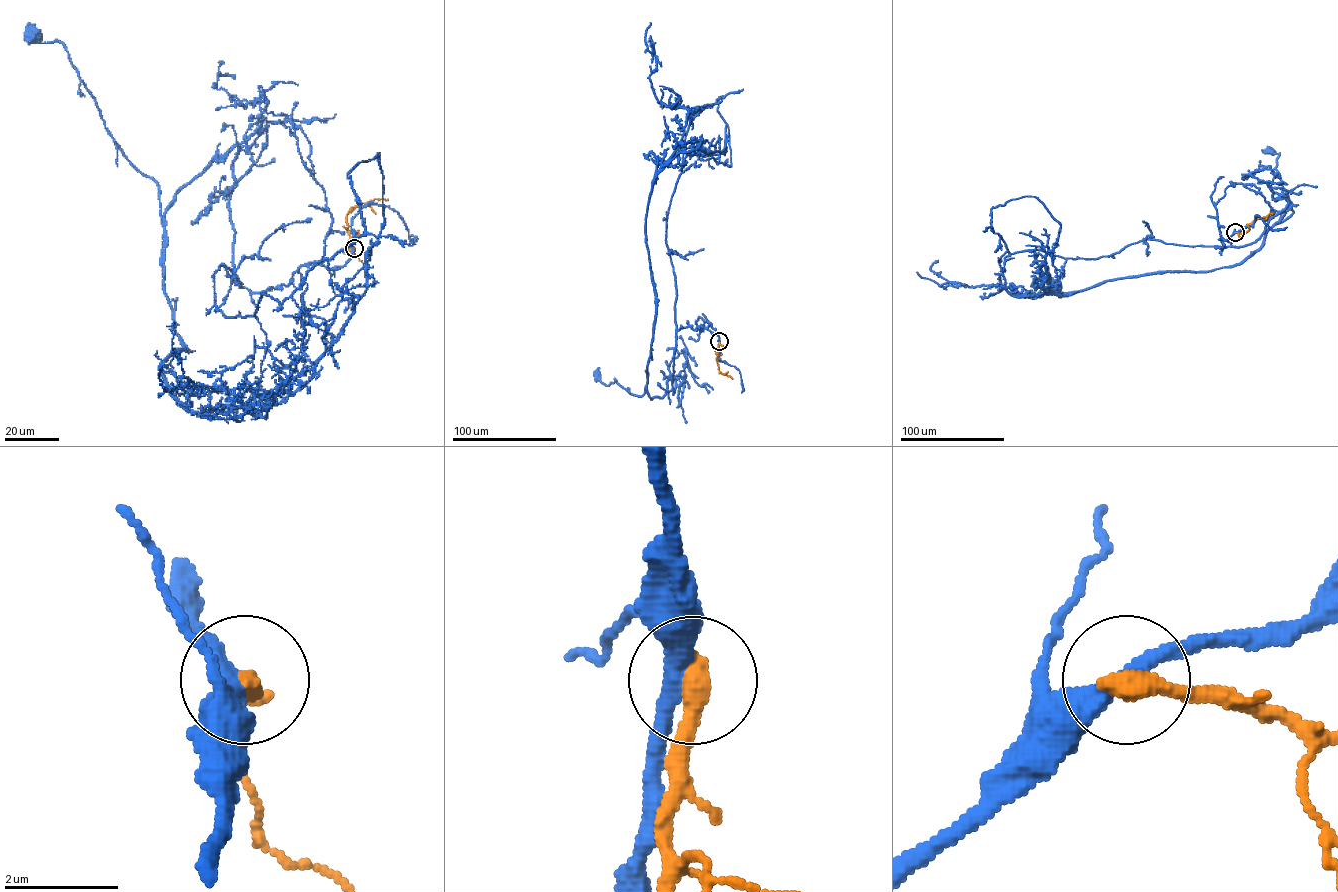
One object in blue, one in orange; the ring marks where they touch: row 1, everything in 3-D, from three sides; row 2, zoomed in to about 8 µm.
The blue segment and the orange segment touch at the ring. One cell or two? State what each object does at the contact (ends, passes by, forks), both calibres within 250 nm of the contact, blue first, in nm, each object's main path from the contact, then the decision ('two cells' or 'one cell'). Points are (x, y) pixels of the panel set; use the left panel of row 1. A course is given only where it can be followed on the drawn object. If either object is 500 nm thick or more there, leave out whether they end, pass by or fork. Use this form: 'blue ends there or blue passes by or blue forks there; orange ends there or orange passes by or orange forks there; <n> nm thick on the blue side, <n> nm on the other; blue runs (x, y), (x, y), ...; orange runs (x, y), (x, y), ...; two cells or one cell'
blue passes by; orange ends there; 320 nm thick on the blue side, 440 nm on the other; blue runs (353, 248), (242, 287), (238, 145), (163, 227), (159, 185), (65, 47), (31, 36); orange runs (354, 248), (349, 249), (352, 239), (347, 214), (352, 207), (376, 198), (388, 199); two cells

